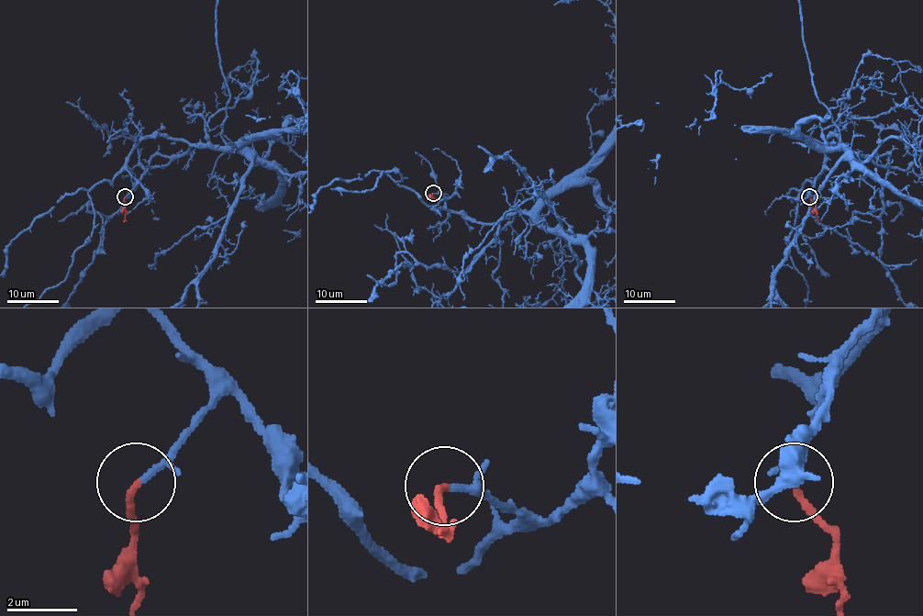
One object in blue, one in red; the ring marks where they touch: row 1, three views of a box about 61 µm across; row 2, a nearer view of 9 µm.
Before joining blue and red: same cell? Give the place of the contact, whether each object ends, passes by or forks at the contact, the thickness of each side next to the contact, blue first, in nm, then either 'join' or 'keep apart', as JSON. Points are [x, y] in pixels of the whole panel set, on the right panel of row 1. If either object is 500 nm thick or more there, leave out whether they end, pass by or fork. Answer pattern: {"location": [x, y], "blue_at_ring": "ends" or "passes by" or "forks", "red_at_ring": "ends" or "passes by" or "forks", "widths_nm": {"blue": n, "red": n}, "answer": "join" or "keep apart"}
{"location": [809, 196], "blue_at_ring": "passes by", "red_at_ring": "ends", "widths_nm": {"blue": 130, "red": 200}, "answer": "join"}

